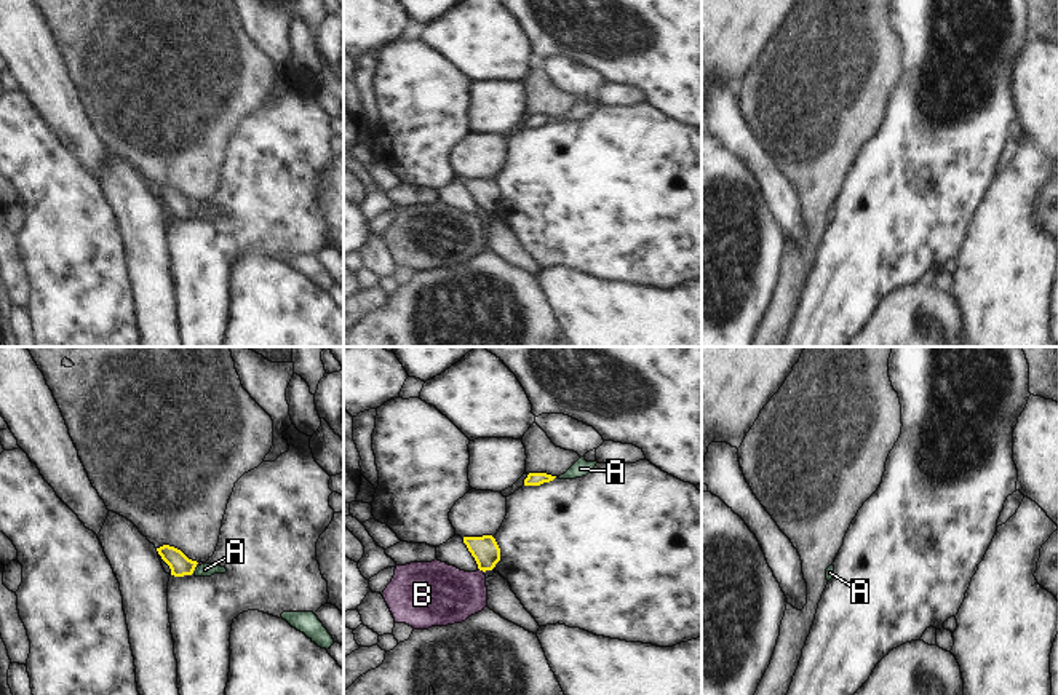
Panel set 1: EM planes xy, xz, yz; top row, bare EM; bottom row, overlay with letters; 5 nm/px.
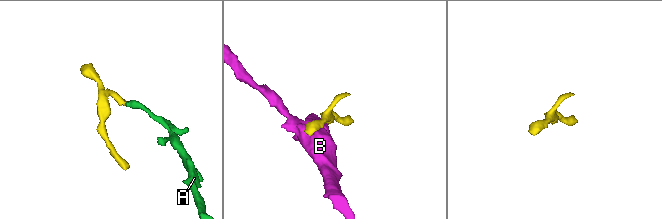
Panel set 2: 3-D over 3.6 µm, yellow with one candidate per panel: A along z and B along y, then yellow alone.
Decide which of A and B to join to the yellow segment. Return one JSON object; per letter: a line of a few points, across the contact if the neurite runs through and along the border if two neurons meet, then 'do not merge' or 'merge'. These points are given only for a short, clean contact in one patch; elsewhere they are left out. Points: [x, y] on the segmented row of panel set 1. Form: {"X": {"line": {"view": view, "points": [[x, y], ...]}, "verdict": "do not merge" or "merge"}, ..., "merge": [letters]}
{"A": {"line": {"view": "xy", "points": [[179, 564], [194, 569], [205, 569]]}, "verdict": "merge"}, "B": {"line": {"view": "xz", "points": [[480, 569], [483, 572]]}, "verdict": "do not merge"}, "merge": ["A"]}

